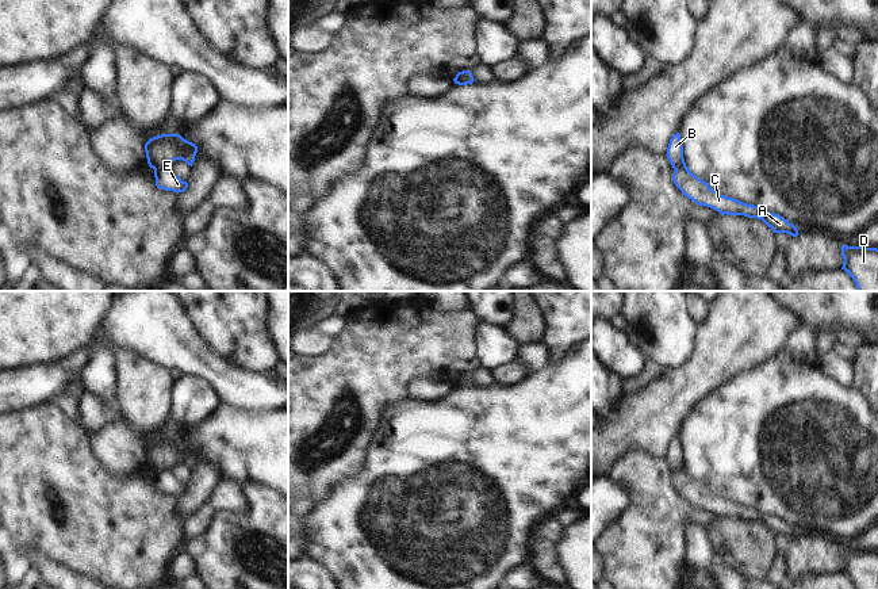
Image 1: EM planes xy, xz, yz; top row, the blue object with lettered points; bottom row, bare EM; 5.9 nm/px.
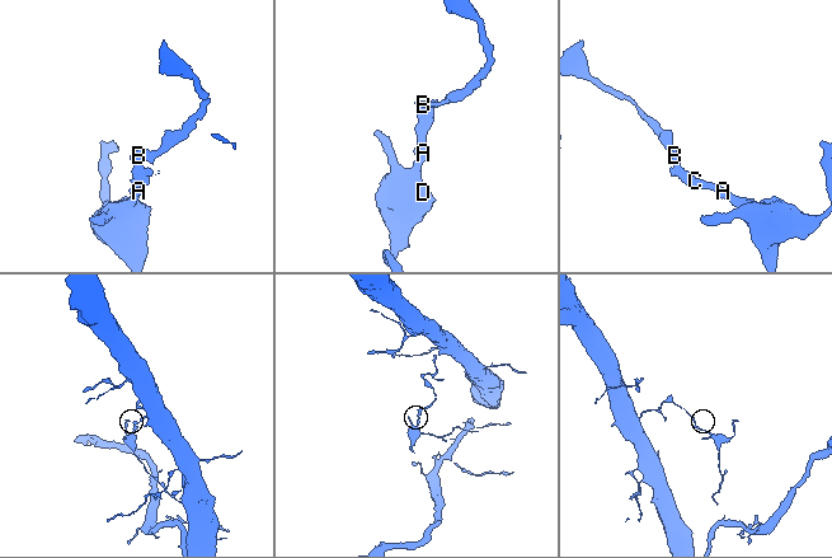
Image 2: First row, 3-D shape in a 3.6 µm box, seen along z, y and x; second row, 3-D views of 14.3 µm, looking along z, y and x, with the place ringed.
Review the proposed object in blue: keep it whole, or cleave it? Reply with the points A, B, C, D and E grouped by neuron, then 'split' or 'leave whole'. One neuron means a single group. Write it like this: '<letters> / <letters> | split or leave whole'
A C D E / B | split

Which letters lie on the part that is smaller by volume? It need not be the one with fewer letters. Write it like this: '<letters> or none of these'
A, C, D, E.

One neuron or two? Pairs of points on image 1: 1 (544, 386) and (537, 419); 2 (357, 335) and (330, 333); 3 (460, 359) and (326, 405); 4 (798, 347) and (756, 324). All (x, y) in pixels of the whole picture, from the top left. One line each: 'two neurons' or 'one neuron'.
1: one neuron
2: two neurons
3: one neuron
4: two neurons

